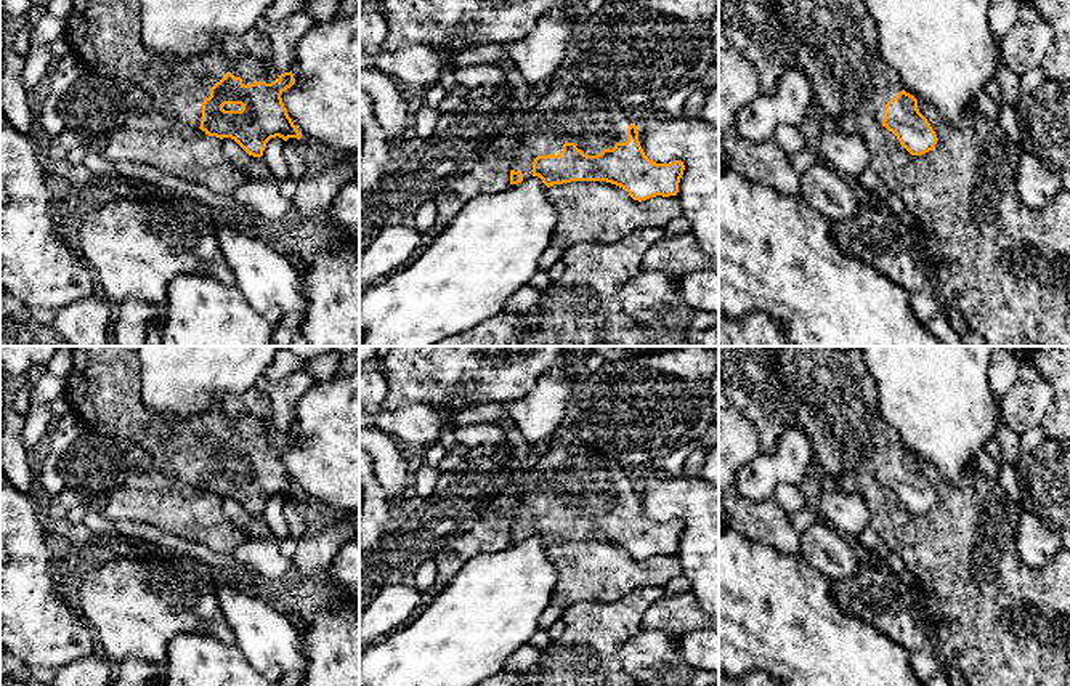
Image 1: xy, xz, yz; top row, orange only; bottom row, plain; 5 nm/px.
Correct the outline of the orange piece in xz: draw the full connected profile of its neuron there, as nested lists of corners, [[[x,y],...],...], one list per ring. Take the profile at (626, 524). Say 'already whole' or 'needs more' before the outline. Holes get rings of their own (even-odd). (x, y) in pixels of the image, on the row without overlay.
needs more | [[[568,442],[557,447],[542,447],[533,460],[533,468],[539,476],[537,487],[518,500],[510,526],[510,543],[539,535],[547,547],[571,540],[606,540],[622,547],[638,561],[656,555],[677,555],[685,529],[683,521],[656,523],[650,519],[640,505],[635,476],[627,473],[614,460],[582,442]]]

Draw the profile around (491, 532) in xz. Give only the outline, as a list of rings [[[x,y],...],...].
[[[531,466],[518,482],[502,489],[488,505],[480,521],[457,539],[446,543],[436,555],[436,582],[451,583],[462,564],[481,553],[496,553],[510,545],[510,526],[518,500],[537,487],[537,473]]]

